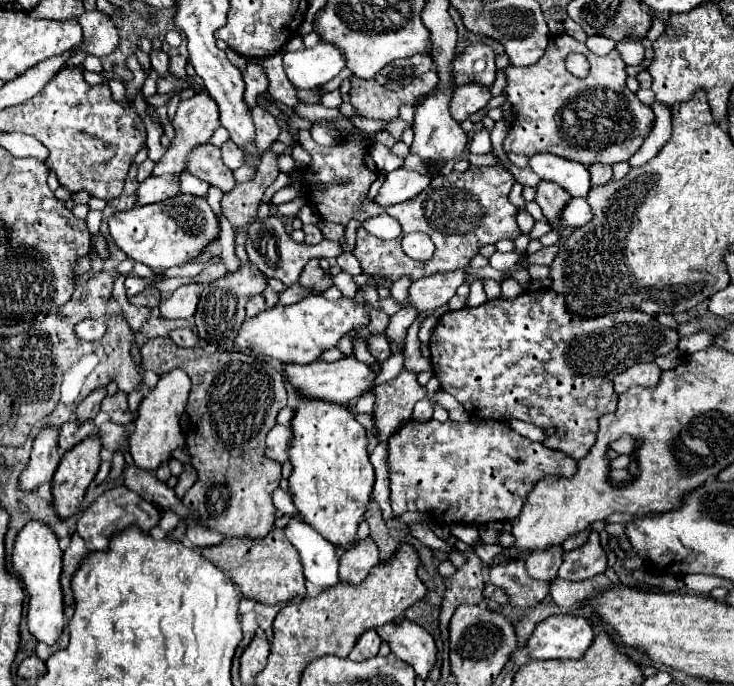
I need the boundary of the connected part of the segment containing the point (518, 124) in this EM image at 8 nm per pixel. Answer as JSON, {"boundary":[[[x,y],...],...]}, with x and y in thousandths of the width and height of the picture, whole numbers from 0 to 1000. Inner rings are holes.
{"boundary":[[[767,48],[751,54],[734,92],[723,98],[693,95],[685,106],[691,112],[685,136],[704,162],[685,208],[691,223],[699,220],[718,229],[729,223],[753,223],[800,243],[808,238],[835,241],[865,226],[892,182],[887,156],[876,153],[868,138],[851,127],[851,92],[841,71],[827,80],[811,80],[797,63]],[[781,74],[794,77],[805,92],[805,103],[797,115],[781,112],[770,101],[770,83]]]}

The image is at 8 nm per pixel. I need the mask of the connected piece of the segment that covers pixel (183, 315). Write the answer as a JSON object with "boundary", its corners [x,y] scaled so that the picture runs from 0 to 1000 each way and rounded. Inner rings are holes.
{"boundary":[[[257,413],[238,421],[219,445],[219,459],[228,465],[260,465],[266,459],[277,413]]]}

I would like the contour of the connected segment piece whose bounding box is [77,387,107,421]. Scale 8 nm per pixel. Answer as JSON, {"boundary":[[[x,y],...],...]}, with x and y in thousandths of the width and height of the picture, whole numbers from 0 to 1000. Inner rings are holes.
{"boundary":[[[135,564],[124,570],[108,590],[105,590],[105,614],[119,614],[127,611],[135,602],[138,582],[146,576],[146,564]]]}

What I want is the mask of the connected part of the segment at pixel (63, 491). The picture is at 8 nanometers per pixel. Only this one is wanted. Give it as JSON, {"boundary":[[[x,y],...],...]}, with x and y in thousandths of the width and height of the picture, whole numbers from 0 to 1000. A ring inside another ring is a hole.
{"boundary":[[[124,634],[108,649],[86,660],[83,675],[72,692],[72,736],[89,757],[108,745],[121,704],[129,698],[138,666],[138,637]]]}

